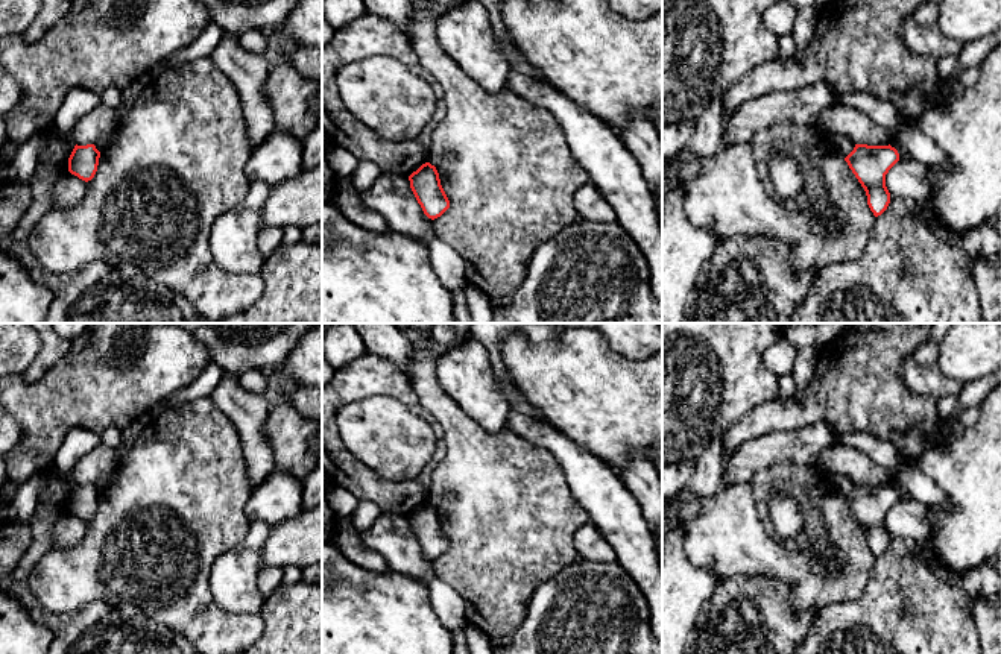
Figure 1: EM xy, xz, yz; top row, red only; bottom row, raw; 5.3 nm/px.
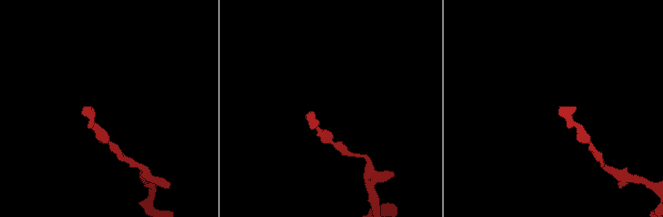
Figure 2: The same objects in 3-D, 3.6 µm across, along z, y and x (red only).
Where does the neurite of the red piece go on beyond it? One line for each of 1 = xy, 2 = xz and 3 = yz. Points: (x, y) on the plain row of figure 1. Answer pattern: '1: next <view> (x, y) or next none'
1: next none
2: next none
3: next none

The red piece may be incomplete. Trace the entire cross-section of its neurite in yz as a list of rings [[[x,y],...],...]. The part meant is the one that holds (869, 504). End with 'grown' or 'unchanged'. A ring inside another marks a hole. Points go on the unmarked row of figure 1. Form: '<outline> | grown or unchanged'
[[[855,484],[845,501],[864,528],[870,551],[875,557],[881,555],[890,543],[886,514],[899,501],[898,490],[890,484]]] | unchanged

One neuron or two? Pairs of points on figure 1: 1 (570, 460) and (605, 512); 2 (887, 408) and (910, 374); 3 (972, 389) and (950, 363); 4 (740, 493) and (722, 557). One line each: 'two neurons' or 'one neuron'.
1: one neuron
2: two neurons
3: two neurons
4: one neuron

